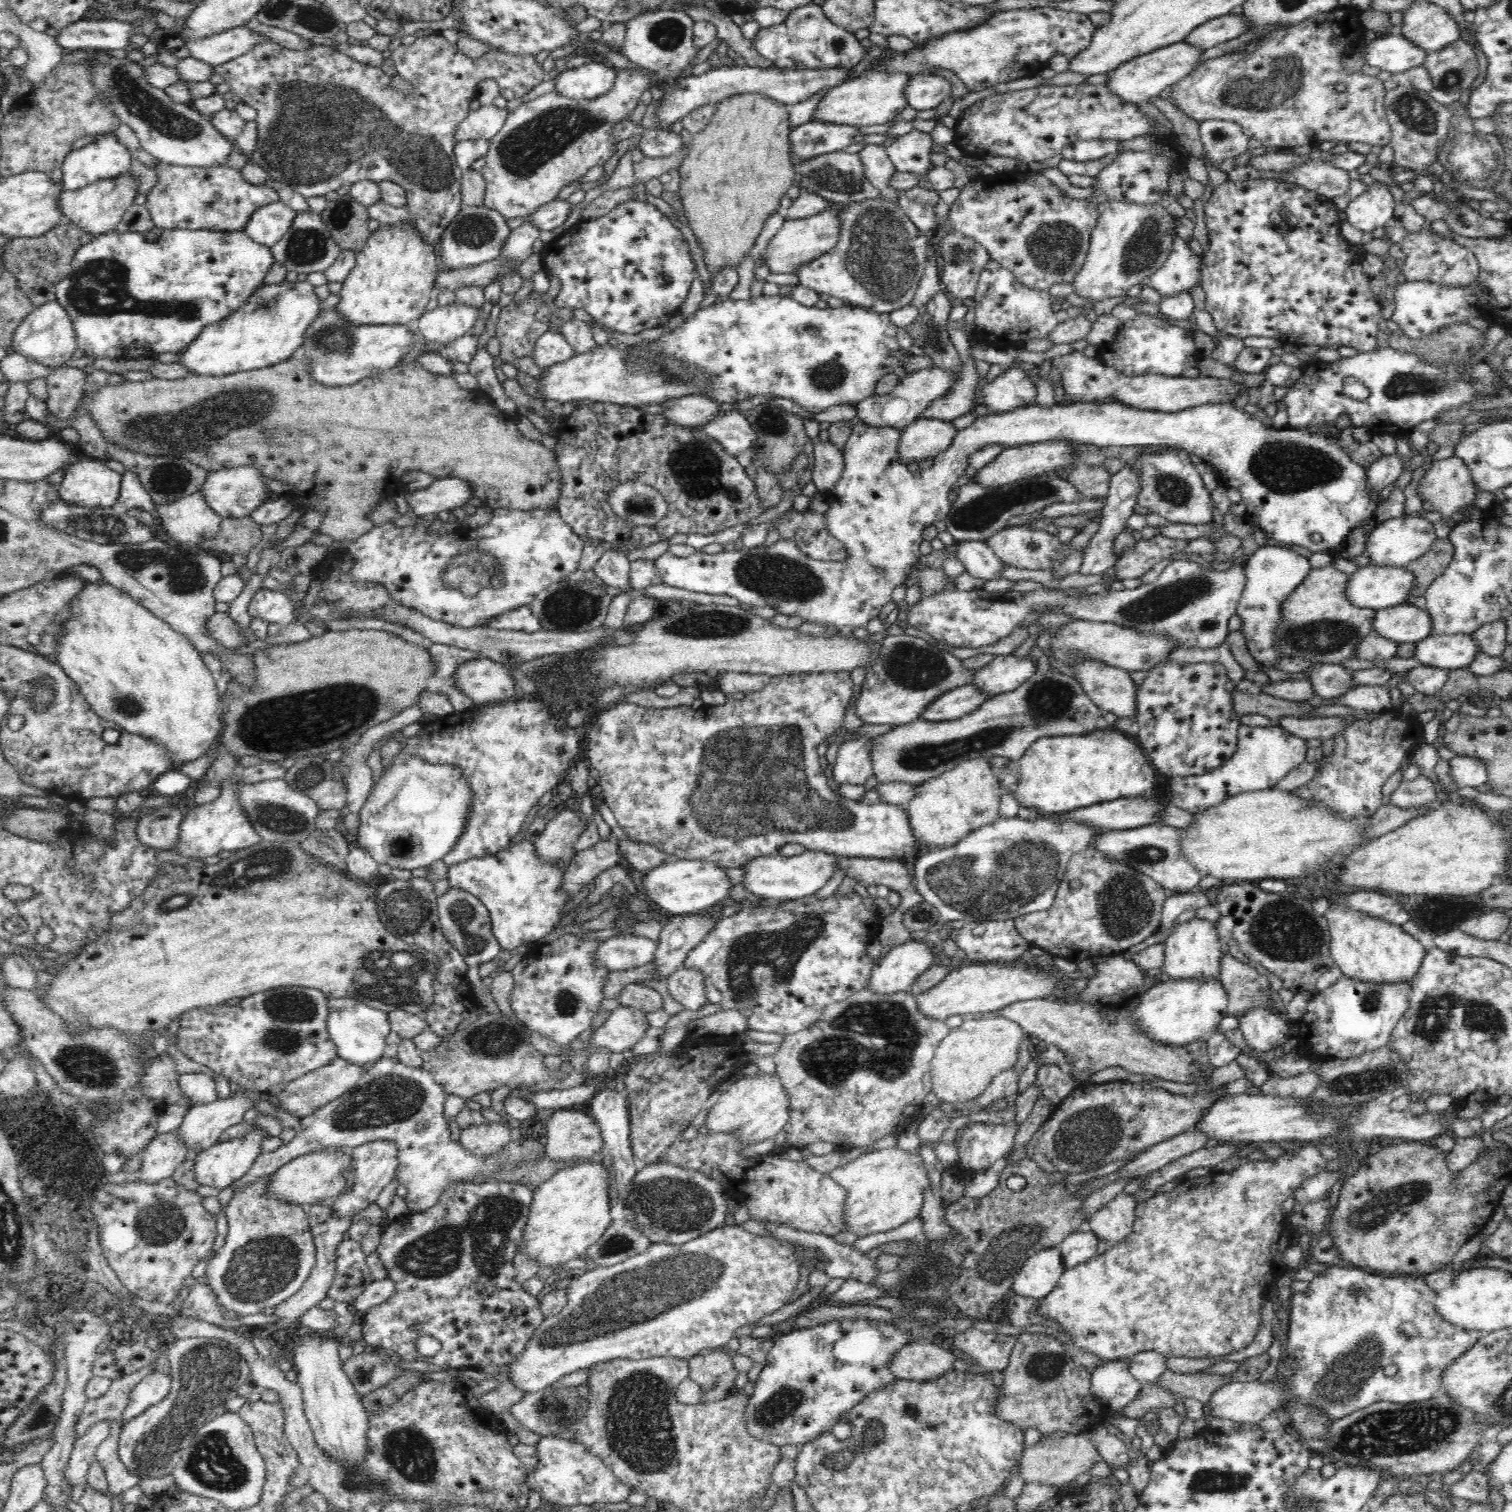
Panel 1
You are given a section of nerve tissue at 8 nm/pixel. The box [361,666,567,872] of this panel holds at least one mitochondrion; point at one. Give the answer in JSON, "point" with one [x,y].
{"point":[409,787]}

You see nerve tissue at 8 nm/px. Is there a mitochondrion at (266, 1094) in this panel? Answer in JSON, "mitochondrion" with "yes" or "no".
{"mitochondrion":"no"}

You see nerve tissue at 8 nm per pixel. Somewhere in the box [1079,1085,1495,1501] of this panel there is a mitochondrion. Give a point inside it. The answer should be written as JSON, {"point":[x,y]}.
{"point":[1388,1432]}

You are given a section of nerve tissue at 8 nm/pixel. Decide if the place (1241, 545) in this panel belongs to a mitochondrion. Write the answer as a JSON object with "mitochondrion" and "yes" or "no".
{"mitochondrion":"no"}

